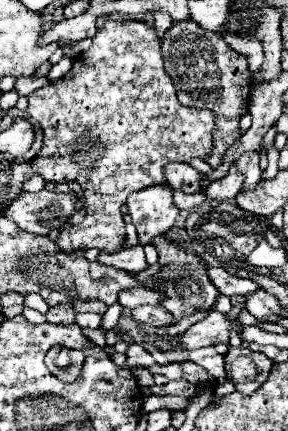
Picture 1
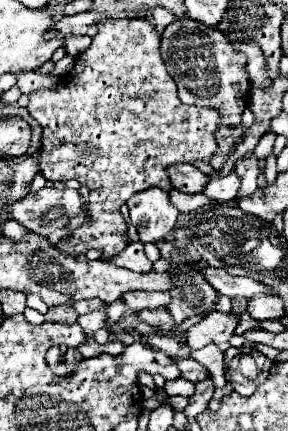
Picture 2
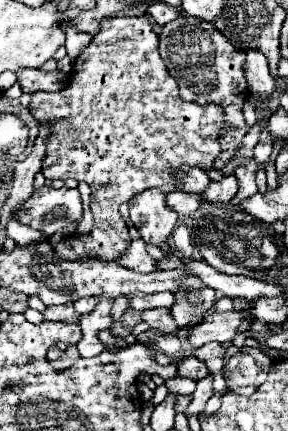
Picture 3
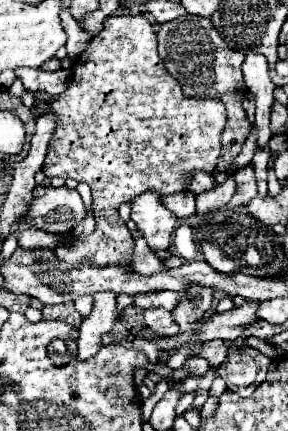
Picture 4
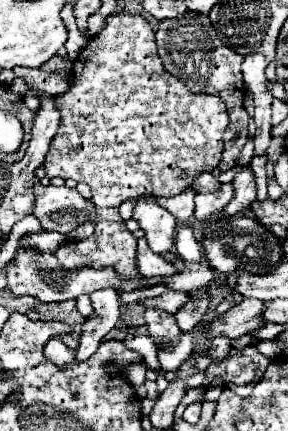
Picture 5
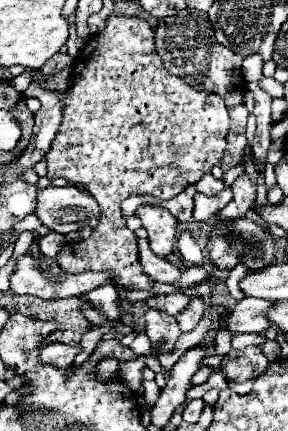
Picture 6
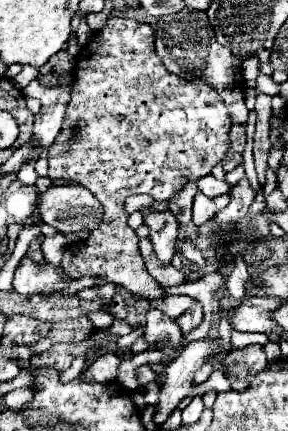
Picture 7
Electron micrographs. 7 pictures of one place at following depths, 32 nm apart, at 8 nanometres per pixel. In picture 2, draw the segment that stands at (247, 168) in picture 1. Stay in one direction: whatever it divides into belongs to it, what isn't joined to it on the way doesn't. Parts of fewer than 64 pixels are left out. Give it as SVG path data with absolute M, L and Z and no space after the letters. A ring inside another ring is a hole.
M246 156L242 160L236 162L236 174L240 176L242 184L240 184L240 190L238 190L238 196L236 200L244 194L252 194L258 186L256 186L256 178L260 174L260 166L258 166L258 158L256 156Z

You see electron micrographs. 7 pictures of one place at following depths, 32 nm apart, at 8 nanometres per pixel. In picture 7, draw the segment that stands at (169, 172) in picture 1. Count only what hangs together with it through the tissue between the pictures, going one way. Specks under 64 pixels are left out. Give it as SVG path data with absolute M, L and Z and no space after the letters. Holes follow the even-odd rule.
M212 174L200 178L198 188L200 188L200 192L204 192L210 198L216 198L216 196L222 196L222 194L230 192L230 184L224 182L224 180L216 180Z

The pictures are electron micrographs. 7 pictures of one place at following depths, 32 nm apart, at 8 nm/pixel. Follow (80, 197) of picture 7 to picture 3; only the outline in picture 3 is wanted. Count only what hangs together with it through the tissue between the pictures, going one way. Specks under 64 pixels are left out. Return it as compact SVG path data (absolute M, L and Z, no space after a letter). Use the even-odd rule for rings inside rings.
M52 186L36 188L32 198L16 214L22 224L42 230L48 236L68 228L74 222L80 222L82 216L84 210L78 190L70 190L66 186L58 190Z

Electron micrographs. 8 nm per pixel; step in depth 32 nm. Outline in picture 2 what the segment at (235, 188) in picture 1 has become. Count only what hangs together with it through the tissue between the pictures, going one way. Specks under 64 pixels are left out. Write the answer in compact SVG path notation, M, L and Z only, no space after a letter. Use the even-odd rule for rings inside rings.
M236 172L228 174L226 178L218 178L218 180L210 180L208 182L208 188L204 190L204 196L212 202L218 202L218 204L224 204L224 202L230 202L236 198L238 194L238 188L240 188L240 178L236 176Z

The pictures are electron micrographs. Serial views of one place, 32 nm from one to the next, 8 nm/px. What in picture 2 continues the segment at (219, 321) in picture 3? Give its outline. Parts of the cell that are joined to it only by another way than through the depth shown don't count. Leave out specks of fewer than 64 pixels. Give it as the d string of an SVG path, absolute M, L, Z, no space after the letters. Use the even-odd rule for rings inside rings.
M212 310L202 318L202 322L198 322L186 332L186 342L190 344L190 348L204 348L210 342L228 342L234 336L238 322L240 314Z

